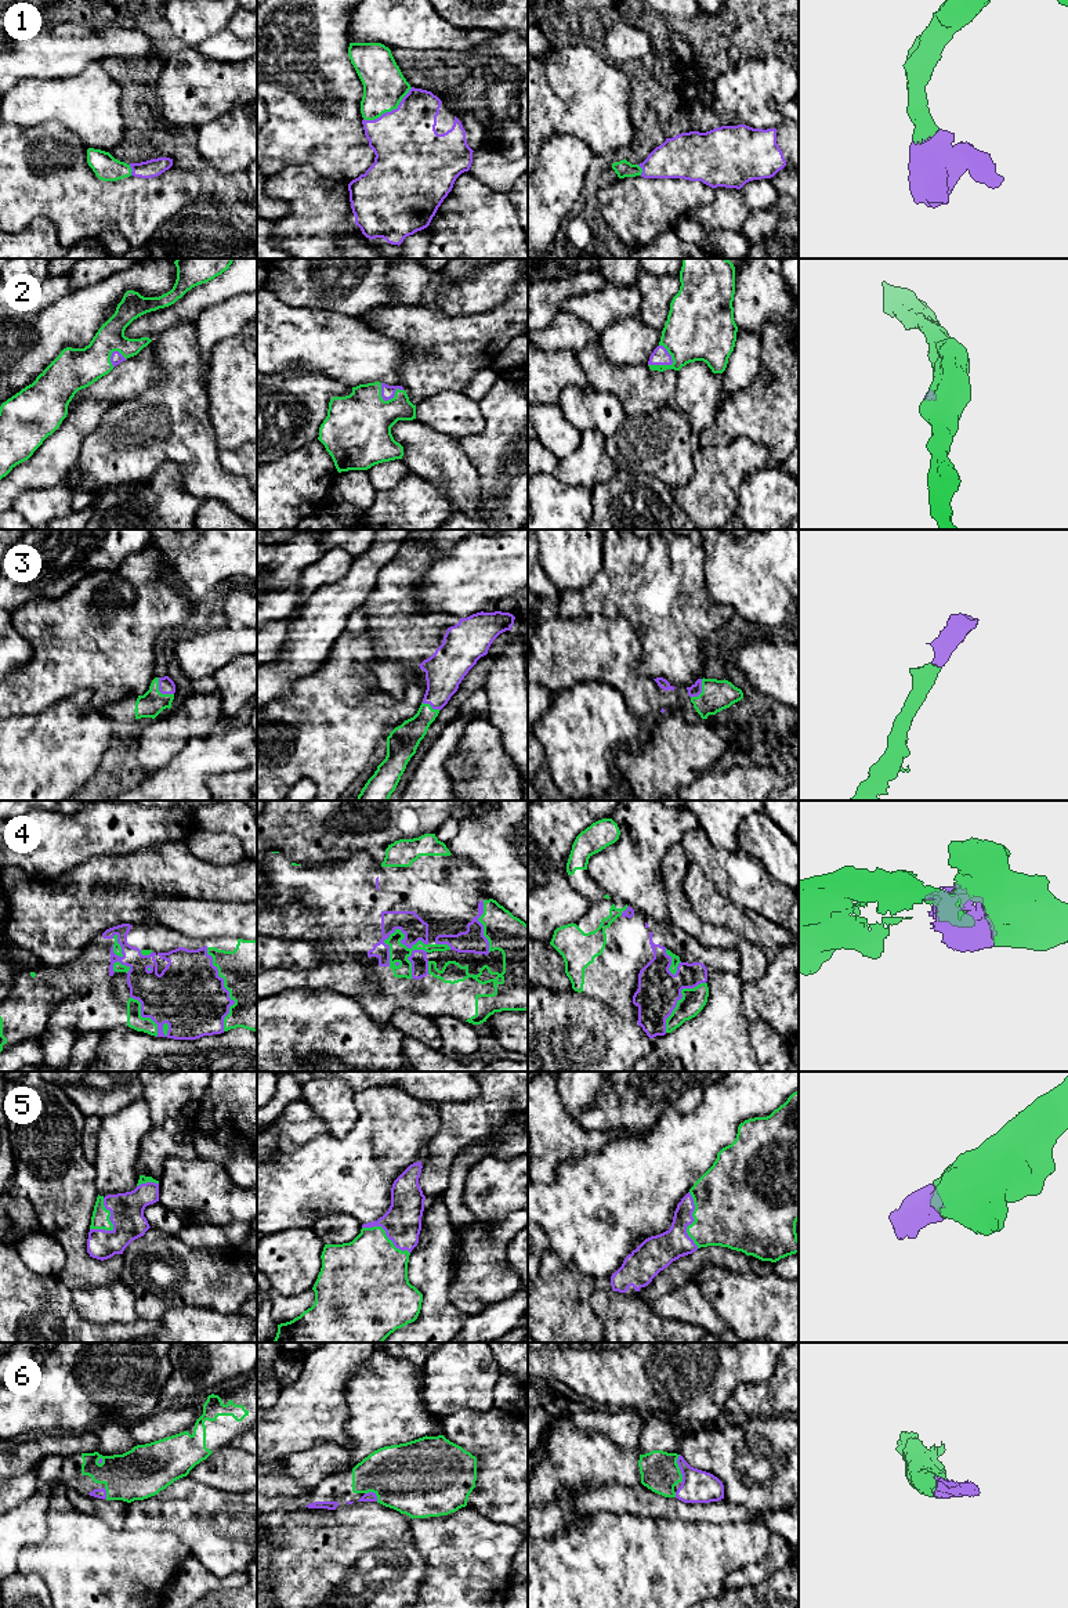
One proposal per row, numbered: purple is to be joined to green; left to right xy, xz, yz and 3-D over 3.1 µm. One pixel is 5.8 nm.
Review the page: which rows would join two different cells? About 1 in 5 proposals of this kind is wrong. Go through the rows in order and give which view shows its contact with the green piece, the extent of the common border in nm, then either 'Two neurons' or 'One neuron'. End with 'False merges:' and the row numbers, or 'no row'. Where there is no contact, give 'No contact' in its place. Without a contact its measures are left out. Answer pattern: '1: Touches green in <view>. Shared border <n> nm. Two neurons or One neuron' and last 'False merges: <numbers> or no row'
1: Touches green in xz. Shared border 340 nm. One neuron
2: Touches green in yz. Shared border 160 nm. One neuron
3: Touches green in xy. Shared border 140 nm. One neuron
4: Touches green in xz. Shared border 320 nm. One neuron
5: Touches green in yz. Shared border 340 nm. One neuron
6: Touches green in yz. Shared border 170 nm. One neuron
False merges: no row

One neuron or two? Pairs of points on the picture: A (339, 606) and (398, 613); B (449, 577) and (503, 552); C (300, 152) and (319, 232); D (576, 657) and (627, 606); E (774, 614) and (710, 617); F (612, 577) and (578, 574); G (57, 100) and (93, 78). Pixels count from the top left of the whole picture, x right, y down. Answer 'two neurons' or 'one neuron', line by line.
A: two neurons
B: one neuron
C: two neurons
D: two neurons
E: two neurons
F: two neurons
G: one neuron

